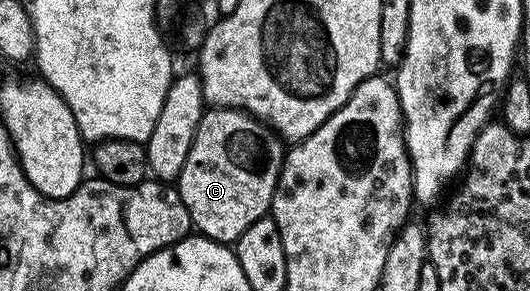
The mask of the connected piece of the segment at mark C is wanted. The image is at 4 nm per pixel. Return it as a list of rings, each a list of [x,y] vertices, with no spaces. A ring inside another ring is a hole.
[[[206,108],[195,131],[191,151],[187,151],[187,163],[183,163],[183,171],[175,182],[177,193],[183,199],[189,220],[198,234],[213,241],[236,243],[239,235],[243,235],[255,219],[266,216],[272,210],[281,165],[285,162],[286,150],[281,149],[281,145],[283,141],[278,134],[240,109]]]

